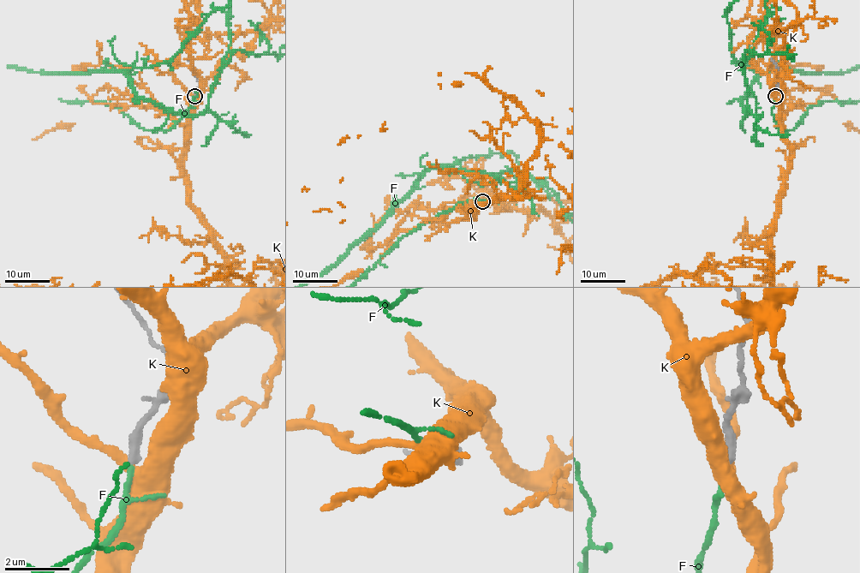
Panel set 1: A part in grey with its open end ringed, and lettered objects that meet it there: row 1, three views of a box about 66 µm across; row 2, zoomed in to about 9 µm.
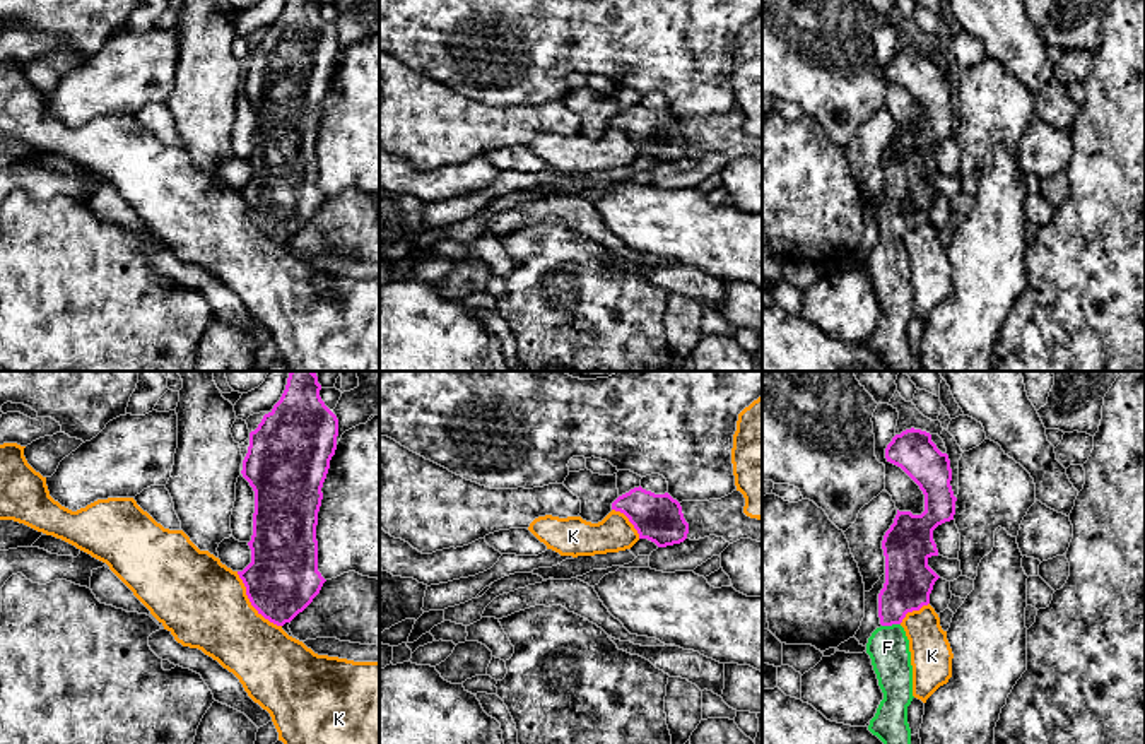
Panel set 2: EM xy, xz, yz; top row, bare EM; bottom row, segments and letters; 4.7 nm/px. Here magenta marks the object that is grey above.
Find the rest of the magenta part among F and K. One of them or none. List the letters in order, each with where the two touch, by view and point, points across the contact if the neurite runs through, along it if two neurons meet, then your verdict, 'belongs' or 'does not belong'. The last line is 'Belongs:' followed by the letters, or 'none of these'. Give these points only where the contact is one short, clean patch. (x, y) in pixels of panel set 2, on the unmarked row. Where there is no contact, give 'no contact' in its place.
F: meets magenta in yz at (891, 242); runs through yz (910, 197), (894, 218), (891, 242), (887, 264); belongs
K: meets magenta in xy at (250, 218); border along xy (236, 188), (248, 218), (265, 235), (281, 243); does not belong
Belongs: F

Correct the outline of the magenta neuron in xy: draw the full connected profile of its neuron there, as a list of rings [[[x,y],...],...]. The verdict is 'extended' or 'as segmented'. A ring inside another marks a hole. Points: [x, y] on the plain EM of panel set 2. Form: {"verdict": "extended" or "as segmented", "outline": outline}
{"verdict": "as segmented", "outline": [[[287,0],[280,17],[250,50],[243,94],[255,108],[251,180],[238,188],[251,222],[277,243],[291,239],[326,198],[318,188],[318,128],[337,67],[338,36],[320,14],[320,0]]]}

